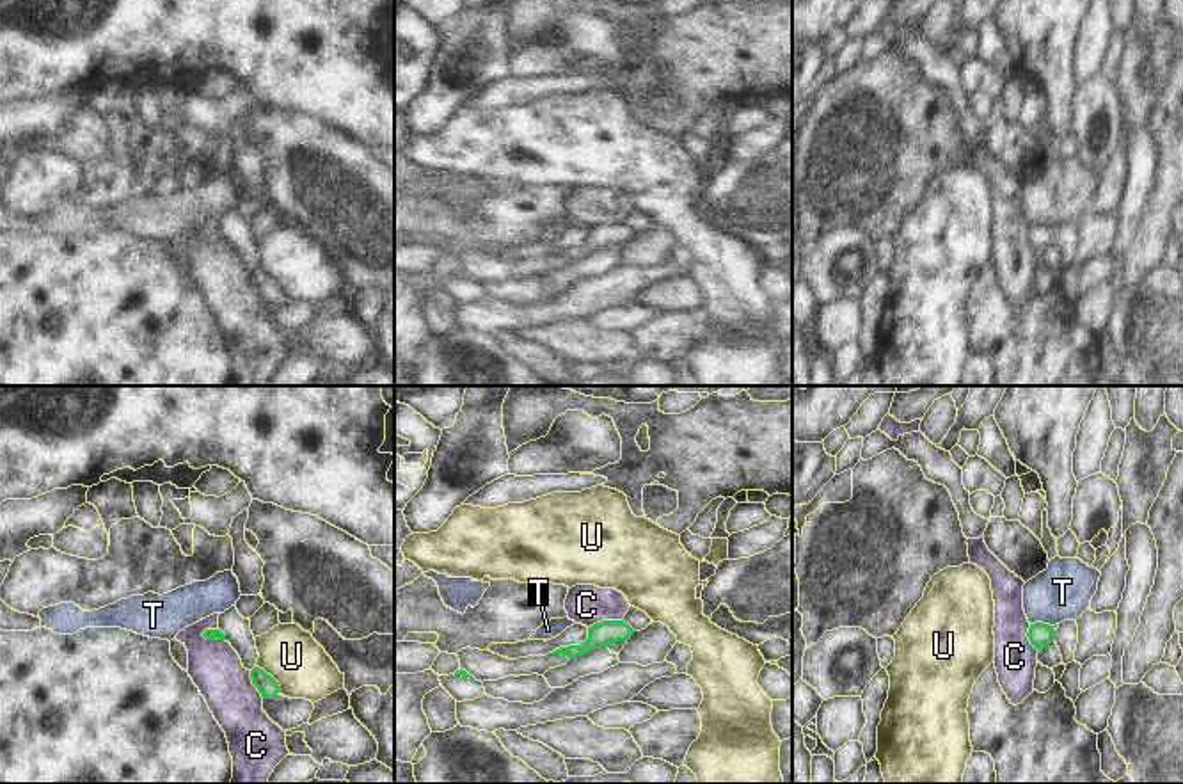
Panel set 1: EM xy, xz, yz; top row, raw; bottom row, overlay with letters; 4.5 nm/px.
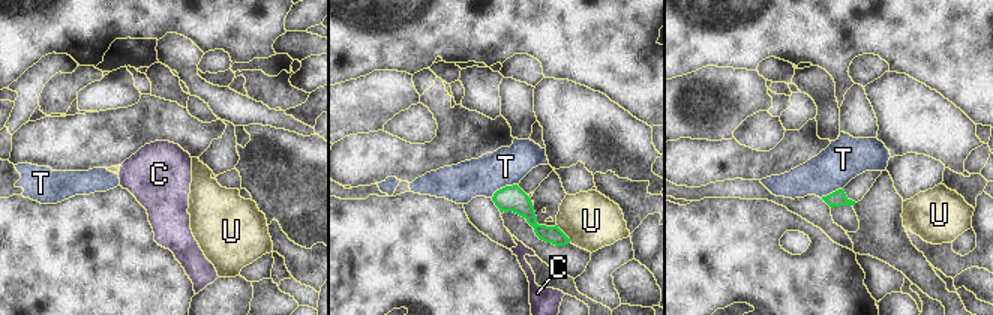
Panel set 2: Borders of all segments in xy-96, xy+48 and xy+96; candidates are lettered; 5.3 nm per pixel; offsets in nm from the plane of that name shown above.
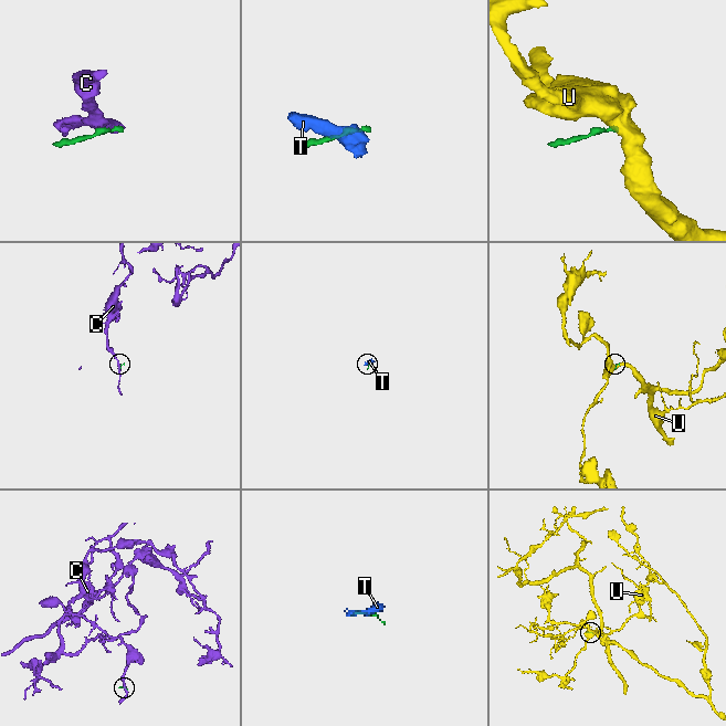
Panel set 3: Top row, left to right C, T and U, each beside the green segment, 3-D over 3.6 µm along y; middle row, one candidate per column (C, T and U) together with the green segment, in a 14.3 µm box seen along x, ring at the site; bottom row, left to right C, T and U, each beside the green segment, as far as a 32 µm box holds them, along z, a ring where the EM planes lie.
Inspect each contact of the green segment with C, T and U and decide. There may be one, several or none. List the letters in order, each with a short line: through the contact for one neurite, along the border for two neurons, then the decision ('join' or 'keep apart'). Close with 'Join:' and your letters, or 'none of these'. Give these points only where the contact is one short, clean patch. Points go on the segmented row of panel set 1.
C: line xy (201, 633), (206, 639), (224, 640); keep apart
T: line yz (1031, 623), (1048, 623), (1052, 626); keep apart
U: line xy (256, 665), (277, 683), (277, 694); keep apart
Join: none of these

